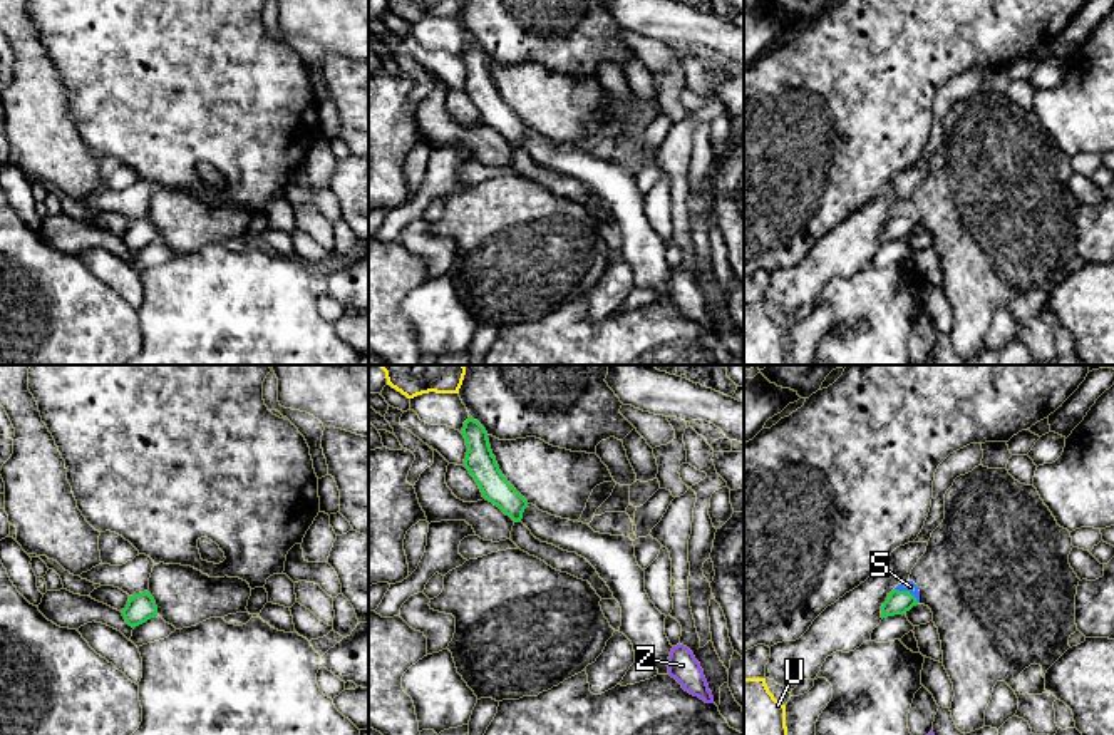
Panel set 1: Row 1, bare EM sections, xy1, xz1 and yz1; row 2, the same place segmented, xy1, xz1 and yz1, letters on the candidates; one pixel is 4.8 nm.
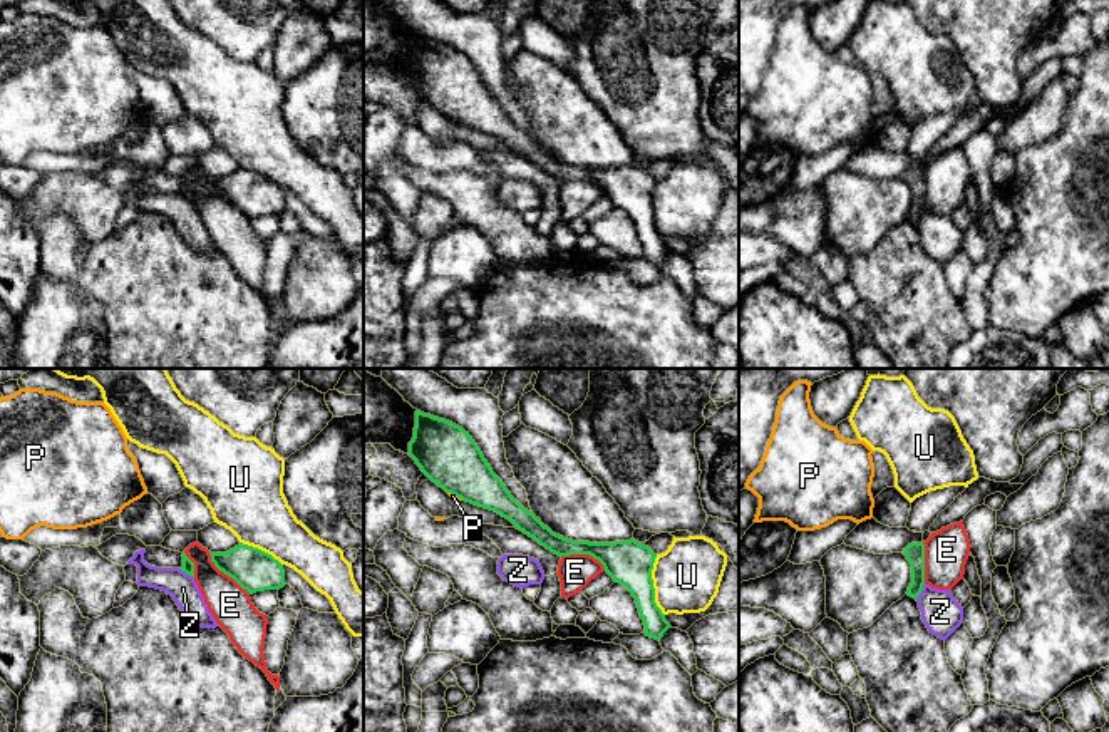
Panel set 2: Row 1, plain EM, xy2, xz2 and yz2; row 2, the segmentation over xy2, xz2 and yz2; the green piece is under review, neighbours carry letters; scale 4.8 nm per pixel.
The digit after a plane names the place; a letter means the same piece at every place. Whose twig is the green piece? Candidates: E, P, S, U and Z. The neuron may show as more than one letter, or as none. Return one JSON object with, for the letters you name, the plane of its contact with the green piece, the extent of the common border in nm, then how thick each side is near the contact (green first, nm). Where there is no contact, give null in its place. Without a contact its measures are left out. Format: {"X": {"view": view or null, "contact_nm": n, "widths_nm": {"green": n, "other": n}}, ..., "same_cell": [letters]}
{"S": {"view": "yz1", "contact_nm": 140, "widths_nm": {"green": 110, "other": 50}}, "same_cell": ["S"]}

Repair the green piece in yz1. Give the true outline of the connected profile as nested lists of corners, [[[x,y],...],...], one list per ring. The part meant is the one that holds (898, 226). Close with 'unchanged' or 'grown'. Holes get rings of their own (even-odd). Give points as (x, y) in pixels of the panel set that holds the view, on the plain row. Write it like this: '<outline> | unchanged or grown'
[[[913,206],[898,209],[881,231],[881,243],[905,239],[920,228],[920,216]]] | grown

